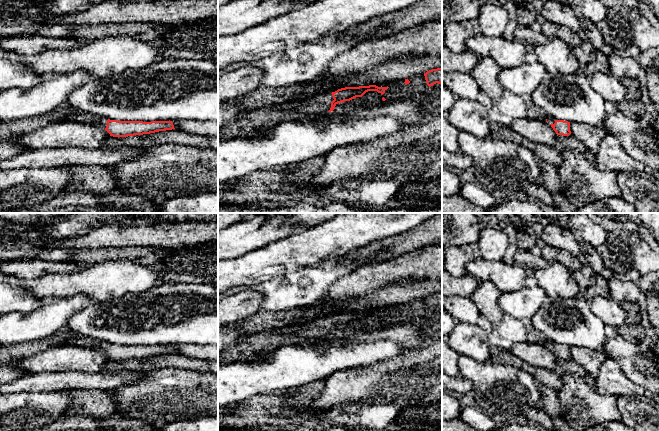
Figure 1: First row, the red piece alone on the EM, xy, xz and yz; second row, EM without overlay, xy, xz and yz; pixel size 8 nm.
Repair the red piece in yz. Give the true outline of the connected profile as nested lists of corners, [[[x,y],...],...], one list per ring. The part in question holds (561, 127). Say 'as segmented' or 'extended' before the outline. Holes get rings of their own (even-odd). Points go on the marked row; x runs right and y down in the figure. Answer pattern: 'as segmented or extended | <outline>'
extended | [[[547,117],[546,122],[548,122],[557,135],[568,136],[571,134],[570,122],[564,120],[556,120],[552,117]]]

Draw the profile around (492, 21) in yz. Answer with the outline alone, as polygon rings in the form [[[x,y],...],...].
[[[482,4],[478,19],[475,21],[477,32],[489,38],[502,37],[508,22],[508,12],[494,4]]]

